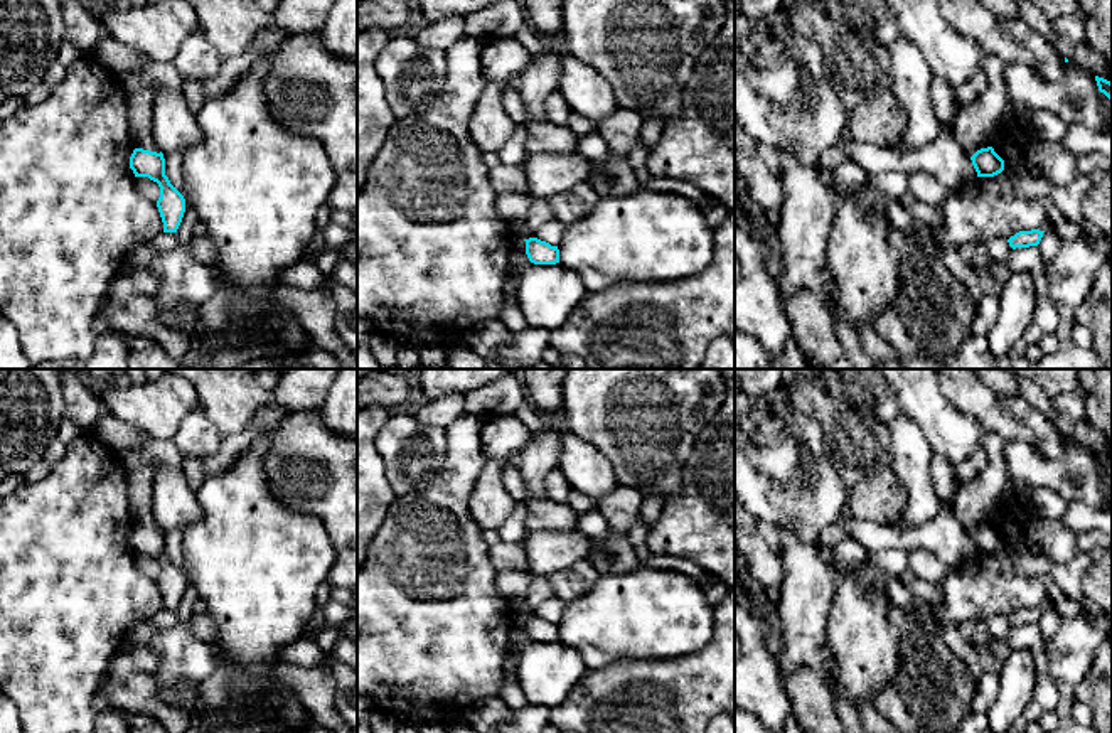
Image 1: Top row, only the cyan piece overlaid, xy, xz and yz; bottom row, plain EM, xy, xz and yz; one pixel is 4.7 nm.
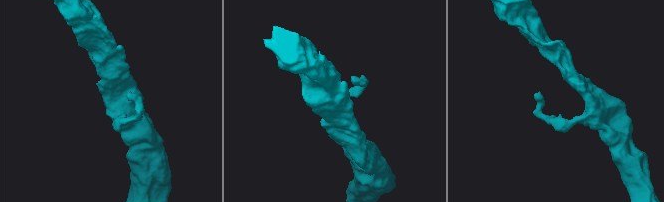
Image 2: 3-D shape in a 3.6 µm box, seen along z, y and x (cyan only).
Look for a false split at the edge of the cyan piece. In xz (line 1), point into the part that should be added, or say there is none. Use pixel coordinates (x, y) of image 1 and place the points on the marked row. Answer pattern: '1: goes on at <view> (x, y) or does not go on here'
1: does not go on here

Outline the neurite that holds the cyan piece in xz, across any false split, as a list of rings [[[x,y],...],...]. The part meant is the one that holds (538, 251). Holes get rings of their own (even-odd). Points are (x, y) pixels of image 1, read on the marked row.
[[[529,238],[526,241],[526,254],[534,265],[556,265],[559,263],[559,249],[558,246],[551,246],[546,241],[537,238]]]

